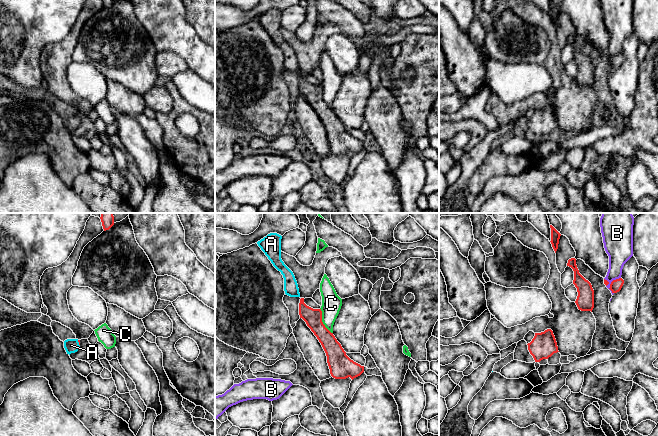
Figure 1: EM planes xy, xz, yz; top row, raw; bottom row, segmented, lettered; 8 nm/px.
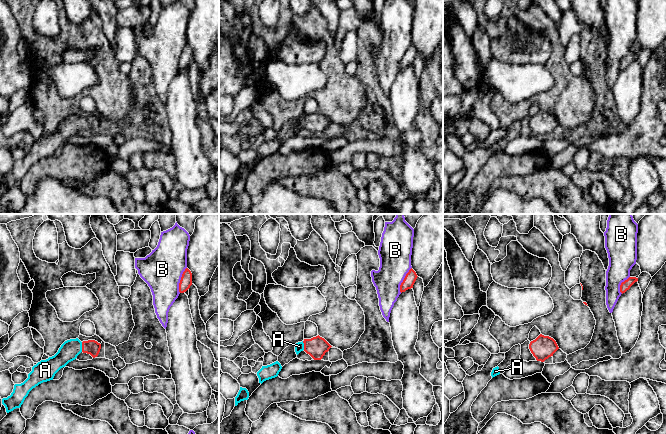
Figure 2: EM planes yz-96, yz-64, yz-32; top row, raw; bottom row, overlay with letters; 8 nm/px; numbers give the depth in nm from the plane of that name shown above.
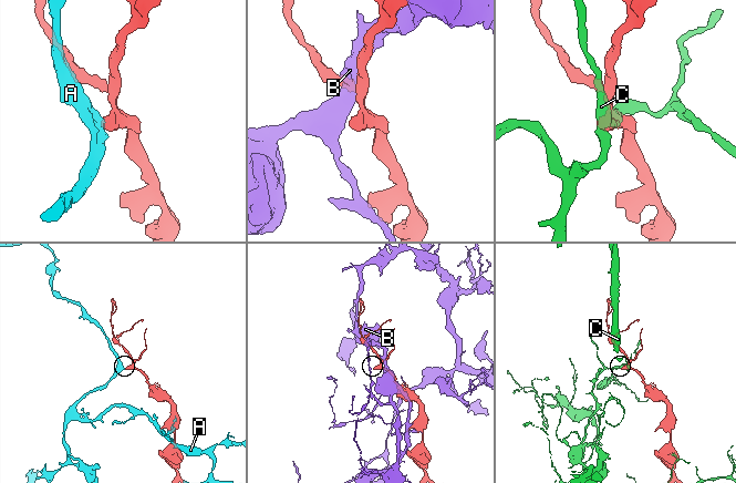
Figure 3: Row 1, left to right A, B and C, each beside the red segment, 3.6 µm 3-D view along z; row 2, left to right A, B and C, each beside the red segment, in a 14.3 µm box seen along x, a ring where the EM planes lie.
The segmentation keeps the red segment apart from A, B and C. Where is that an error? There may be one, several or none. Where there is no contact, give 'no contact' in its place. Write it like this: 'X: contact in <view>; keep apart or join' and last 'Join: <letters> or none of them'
A: contact in xy; join
B: contact in yz; keep apart
C: contact in xz; keep apart
Join: A

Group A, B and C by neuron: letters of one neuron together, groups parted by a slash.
A / B / C

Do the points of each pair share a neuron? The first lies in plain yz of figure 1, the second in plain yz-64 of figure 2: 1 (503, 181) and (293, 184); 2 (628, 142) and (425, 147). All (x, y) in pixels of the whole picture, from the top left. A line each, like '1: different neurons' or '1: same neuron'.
1: same neuron
2: same neuron

